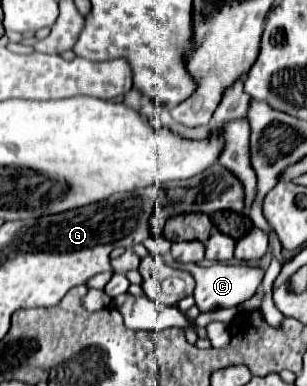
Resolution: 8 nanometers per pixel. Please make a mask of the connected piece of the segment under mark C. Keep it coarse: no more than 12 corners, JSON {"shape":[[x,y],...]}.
{"shape":[[214,263],[182,265],[196,279],[200,311],[238,307],[264,269]]}

